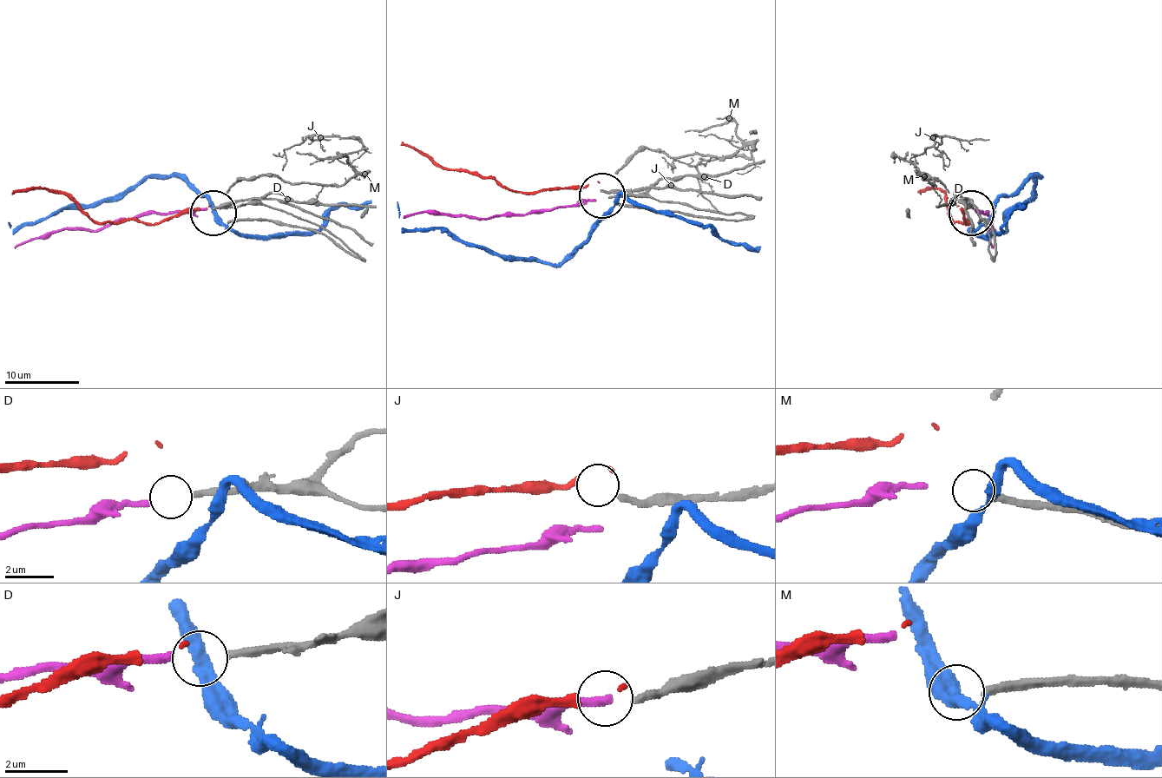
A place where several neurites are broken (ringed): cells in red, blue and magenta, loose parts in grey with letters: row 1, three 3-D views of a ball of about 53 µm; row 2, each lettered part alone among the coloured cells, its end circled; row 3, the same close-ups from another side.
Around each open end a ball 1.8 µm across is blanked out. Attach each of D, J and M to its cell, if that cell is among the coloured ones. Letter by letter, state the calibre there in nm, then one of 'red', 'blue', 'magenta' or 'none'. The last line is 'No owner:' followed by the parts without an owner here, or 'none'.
D: 240 nm thick; none
J: 240 nm thick; none
M: 260 nm thick; none
No owner: D, J, M

